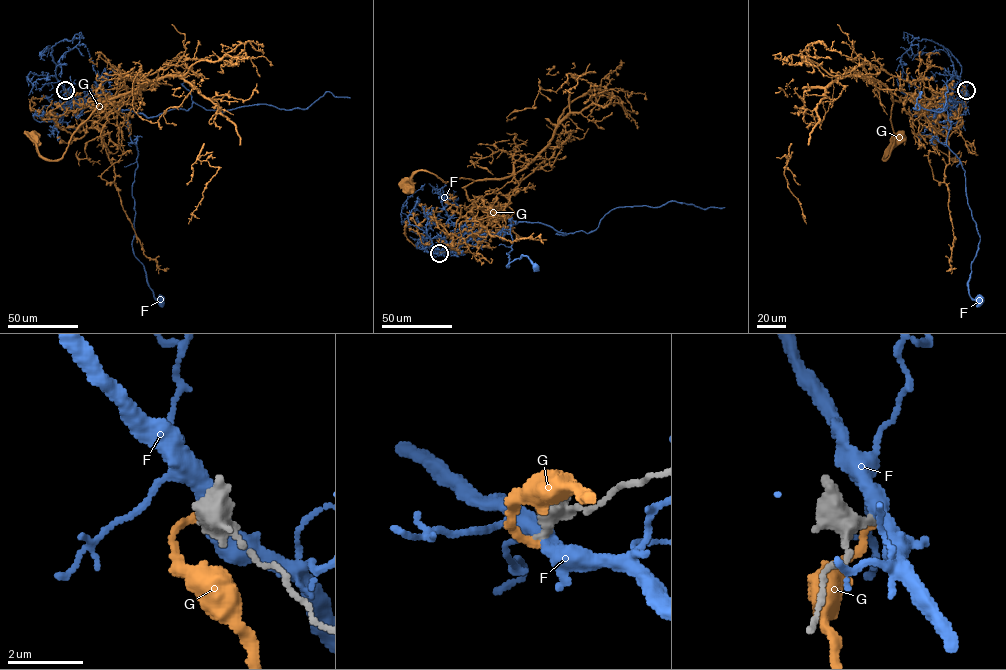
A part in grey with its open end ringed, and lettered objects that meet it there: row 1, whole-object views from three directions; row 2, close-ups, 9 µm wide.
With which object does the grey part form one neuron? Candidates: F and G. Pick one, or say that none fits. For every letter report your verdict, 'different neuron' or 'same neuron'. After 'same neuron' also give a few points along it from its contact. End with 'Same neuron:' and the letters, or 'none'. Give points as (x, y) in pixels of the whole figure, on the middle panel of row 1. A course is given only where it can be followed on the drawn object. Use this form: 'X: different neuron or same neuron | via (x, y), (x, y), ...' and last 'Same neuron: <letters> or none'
F: different neuron
G: different neuron
Same neuron: none

